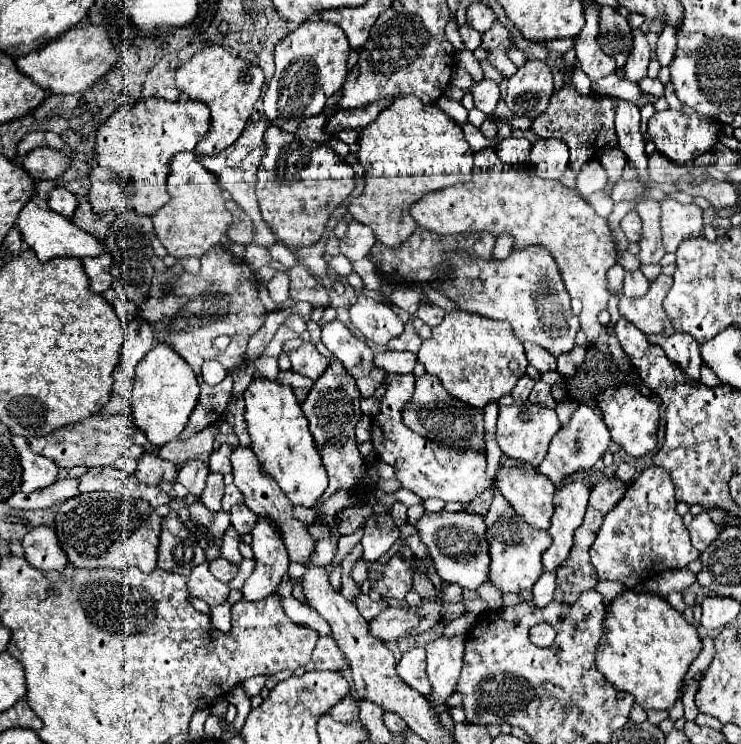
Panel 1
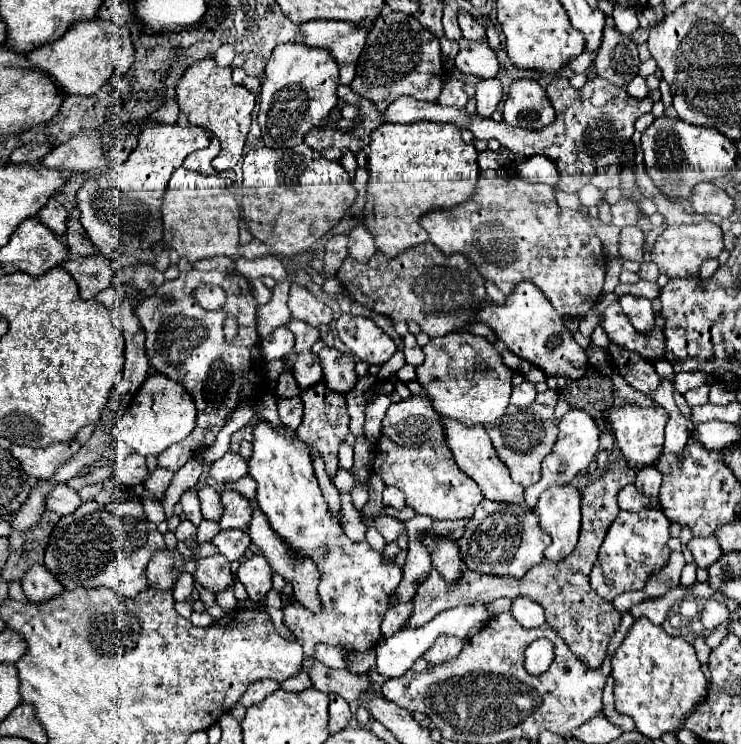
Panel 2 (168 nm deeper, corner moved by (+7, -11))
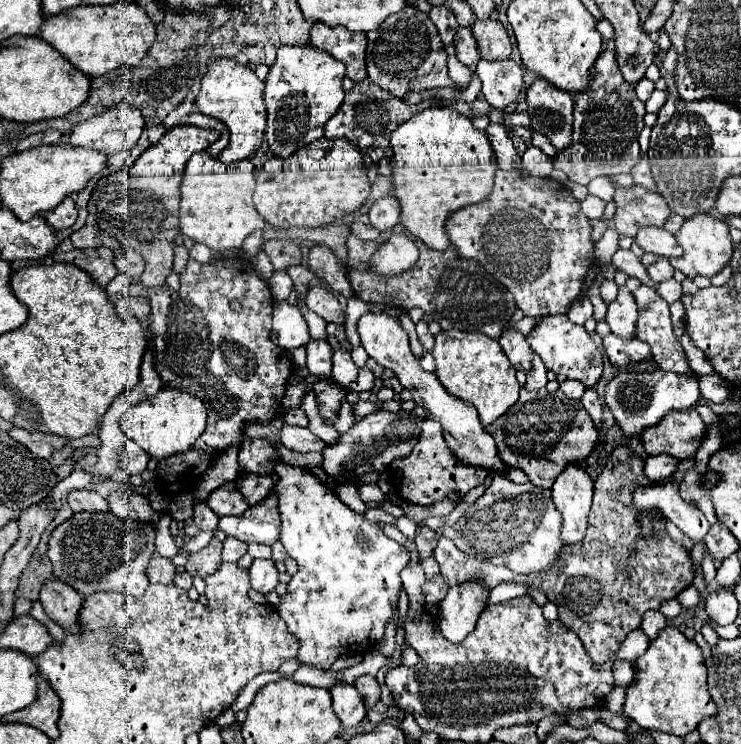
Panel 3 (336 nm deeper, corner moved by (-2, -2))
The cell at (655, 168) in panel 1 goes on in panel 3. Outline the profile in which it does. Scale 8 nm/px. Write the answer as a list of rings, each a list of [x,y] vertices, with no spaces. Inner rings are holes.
[[[643,157],[635,167],[633,167],[633,171],[631,171],[631,177],[633,177],[633,181],[637,183],[637,185],[643,185],[643,187],[647,187],[649,191],[655,191],[657,187],[655,187],[655,183],[653,183],[653,177],[651,177],[651,169],[649,169],[649,163],[647,163],[647,159]]]

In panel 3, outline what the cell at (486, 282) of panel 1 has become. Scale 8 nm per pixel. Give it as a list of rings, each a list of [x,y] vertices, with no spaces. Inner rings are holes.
[[[545,315],[541,317],[539,325],[531,331],[531,335],[527,337],[531,349],[541,355],[541,359],[545,361],[547,369],[557,373],[557,375],[565,375],[567,379],[577,379],[581,381],[585,387],[593,387],[601,373],[603,373],[603,355],[601,351],[595,347],[593,339],[589,337],[589,333],[585,331],[583,325],[573,325],[567,315]]]

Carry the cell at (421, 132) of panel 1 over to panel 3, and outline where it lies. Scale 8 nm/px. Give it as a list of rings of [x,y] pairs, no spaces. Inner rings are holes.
[[[447,107],[425,109],[413,115],[391,135],[395,153],[393,195],[401,203],[401,223],[429,249],[441,251],[449,245],[445,221],[457,209],[483,201],[493,189],[497,171],[495,153],[485,131],[475,129],[471,119]]]

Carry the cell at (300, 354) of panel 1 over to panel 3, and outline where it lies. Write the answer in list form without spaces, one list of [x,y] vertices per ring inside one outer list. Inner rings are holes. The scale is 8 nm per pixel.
[[[311,339],[305,345],[307,351],[307,369],[317,377],[329,377],[331,375],[331,357],[333,347],[327,339]]]

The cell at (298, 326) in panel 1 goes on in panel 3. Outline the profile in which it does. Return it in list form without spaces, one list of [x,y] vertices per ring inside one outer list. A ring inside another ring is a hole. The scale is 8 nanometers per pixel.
[[[289,301],[275,303],[271,339],[285,351],[303,347],[311,341],[307,321],[297,305],[291,305]]]

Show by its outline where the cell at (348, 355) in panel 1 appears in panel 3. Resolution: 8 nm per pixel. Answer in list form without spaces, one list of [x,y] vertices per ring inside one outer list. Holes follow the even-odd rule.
[[[345,347],[337,349],[333,353],[333,377],[335,377],[335,381],[347,387],[349,383],[353,383],[357,379],[357,373],[359,373],[359,369],[355,367],[351,353]]]

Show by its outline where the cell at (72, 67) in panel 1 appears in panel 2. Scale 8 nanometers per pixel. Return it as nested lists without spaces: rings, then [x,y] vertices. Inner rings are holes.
[[[86,20],[76,22],[60,40],[32,50],[26,58],[40,72],[48,74],[62,92],[92,96],[112,74],[124,75],[132,66],[134,46],[127,27],[106,20]]]

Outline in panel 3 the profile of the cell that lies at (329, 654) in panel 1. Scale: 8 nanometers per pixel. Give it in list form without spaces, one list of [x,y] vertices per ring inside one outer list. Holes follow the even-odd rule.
[[[363,675],[357,679],[355,689],[359,691],[359,695],[363,697],[367,709],[371,709],[379,699],[381,699],[381,687],[377,683],[377,679],[373,675]]]

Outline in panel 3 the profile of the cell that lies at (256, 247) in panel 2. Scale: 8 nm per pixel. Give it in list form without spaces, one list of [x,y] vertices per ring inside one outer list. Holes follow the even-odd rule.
[[[287,239],[265,241],[263,249],[269,255],[275,271],[285,271],[291,265],[301,265],[301,251],[293,241]]]

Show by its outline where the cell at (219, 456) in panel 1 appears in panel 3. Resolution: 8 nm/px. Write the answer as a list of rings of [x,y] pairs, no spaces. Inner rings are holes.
[[[245,439],[239,451],[239,463],[257,475],[273,473],[273,459],[277,459],[275,447],[267,439]]]

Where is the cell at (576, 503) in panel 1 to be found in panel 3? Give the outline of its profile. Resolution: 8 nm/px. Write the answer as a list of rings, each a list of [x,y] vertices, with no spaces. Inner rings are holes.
[[[567,465],[551,487],[551,497],[557,511],[563,515],[565,545],[579,543],[585,537],[587,515],[593,497],[593,481],[585,469]]]

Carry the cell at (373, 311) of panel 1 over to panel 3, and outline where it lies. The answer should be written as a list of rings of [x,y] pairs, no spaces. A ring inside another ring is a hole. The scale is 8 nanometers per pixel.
[[[367,313],[359,319],[357,331],[361,335],[361,343],[363,343],[363,349],[367,351],[367,355],[373,357],[377,361],[377,365],[389,367],[395,373],[395,377],[399,379],[401,387],[411,389],[413,401],[425,409],[427,419],[441,423],[447,445],[453,449],[453,453],[463,463],[475,465],[475,467],[485,467],[499,475],[505,473],[505,469],[503,469],[505,465],[497,457],[497,447],[493,443],[493,437],[489,433],[485,433],[485,429],[481,427],[477,409],[473,405],[449,395],[445,391],[445,387],[441,387],[441,383],[437,381],[435,373],[427,373],[425,369],[421,369],[417,357],[409,349],[409,339],[407,339],[407,333],[403,331],[399,319],[395,319],[387,313]]]

